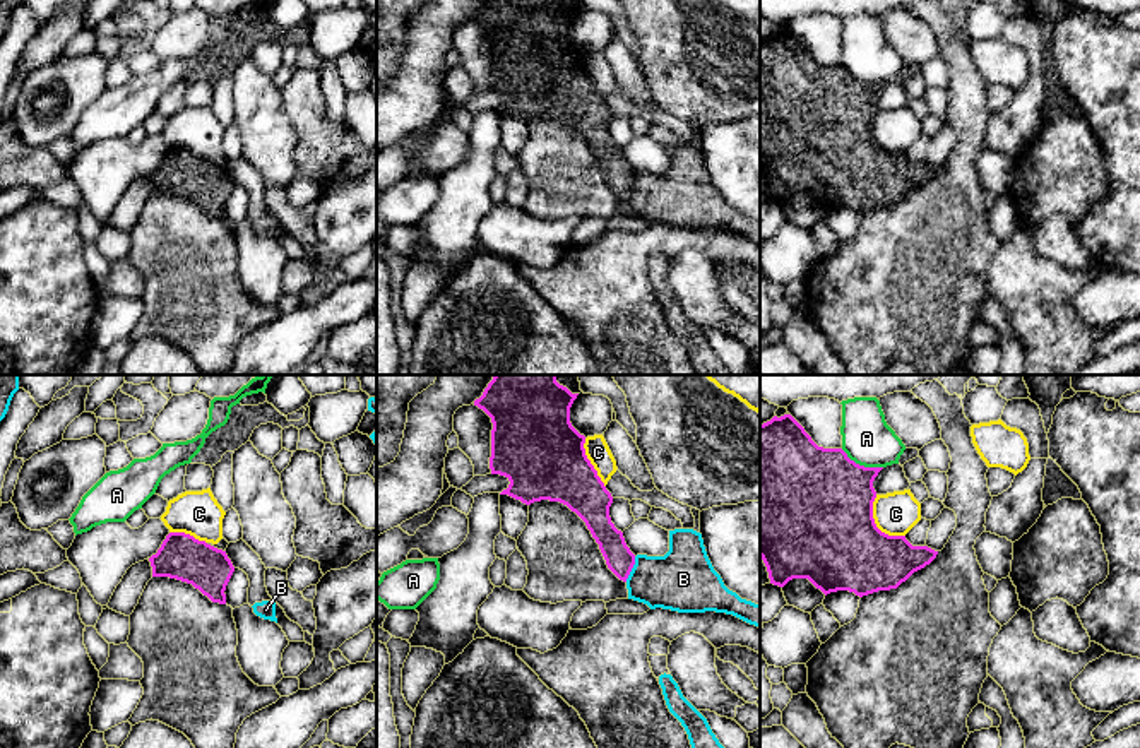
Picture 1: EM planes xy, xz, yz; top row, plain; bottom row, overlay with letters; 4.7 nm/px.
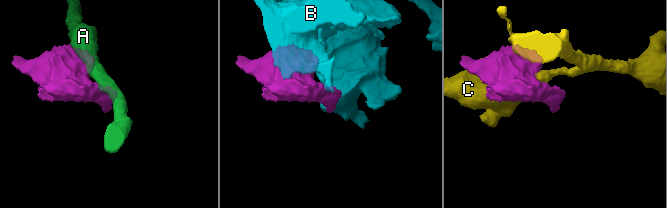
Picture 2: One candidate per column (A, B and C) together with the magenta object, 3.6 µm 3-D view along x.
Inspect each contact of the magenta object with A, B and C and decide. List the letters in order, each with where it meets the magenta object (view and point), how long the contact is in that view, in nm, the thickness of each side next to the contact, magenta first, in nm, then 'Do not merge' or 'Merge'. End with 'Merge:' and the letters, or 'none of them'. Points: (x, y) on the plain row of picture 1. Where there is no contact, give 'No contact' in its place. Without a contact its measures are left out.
A: Touches magenta at yz (861, 83). Shared border 220 nm. Thickness 480 nm (magenta) against 240 nm. Do not merge
B: Touches magenta at xz (632, 184). Shared border 130 nm. Thickness 140 nm (magenta) against 300 nm. Merge
C: Touches magenta at yz (875, 141). Shared border 240 nm. Thickness 480 nm (magenta) against 200 nm. Do not merge
Merge: B

